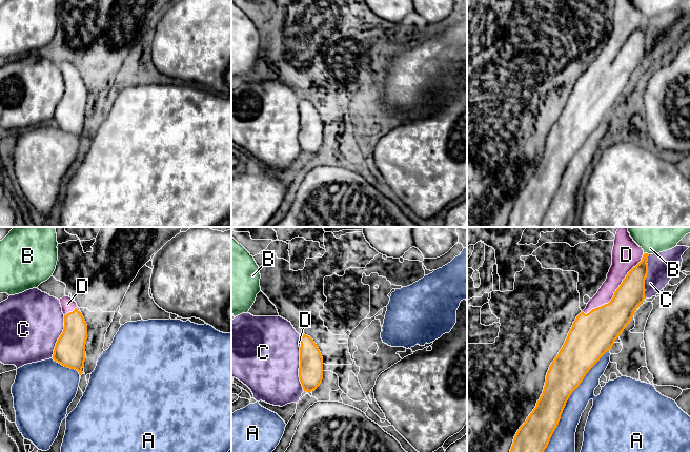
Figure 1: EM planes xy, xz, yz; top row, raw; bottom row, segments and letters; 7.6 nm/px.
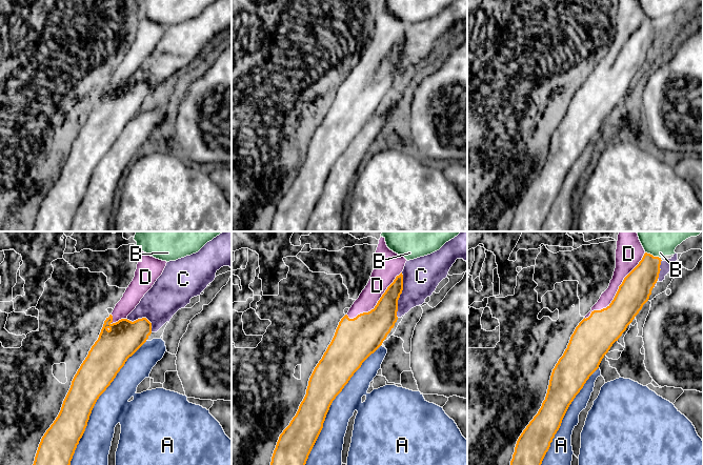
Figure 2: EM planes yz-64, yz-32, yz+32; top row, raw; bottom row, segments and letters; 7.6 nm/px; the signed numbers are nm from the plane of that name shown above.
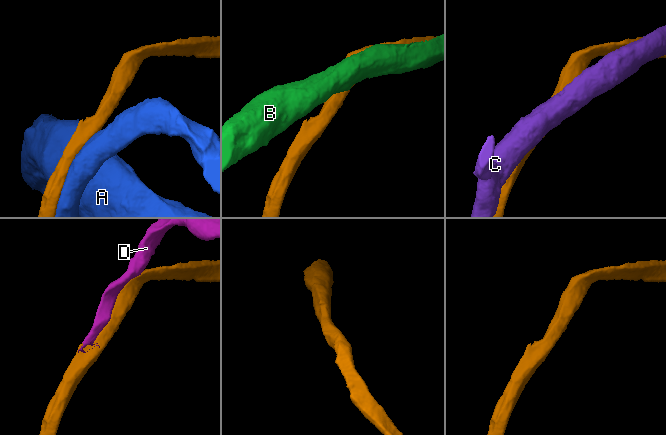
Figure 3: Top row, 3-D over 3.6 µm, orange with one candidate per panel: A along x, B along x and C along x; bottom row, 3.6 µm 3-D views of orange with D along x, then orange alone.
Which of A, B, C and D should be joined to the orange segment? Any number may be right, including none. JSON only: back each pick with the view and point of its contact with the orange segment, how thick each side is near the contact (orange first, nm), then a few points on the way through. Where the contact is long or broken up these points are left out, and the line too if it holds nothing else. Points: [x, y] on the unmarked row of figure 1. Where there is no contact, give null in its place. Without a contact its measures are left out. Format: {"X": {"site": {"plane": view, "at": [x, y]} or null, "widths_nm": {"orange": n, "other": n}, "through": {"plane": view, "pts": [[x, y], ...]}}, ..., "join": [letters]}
{"D": {"site": {"plane": "yz", "at": [615, 56]}, "widths_nm": {"orange": 260, "other": 180}}, "join": ["D"]}

